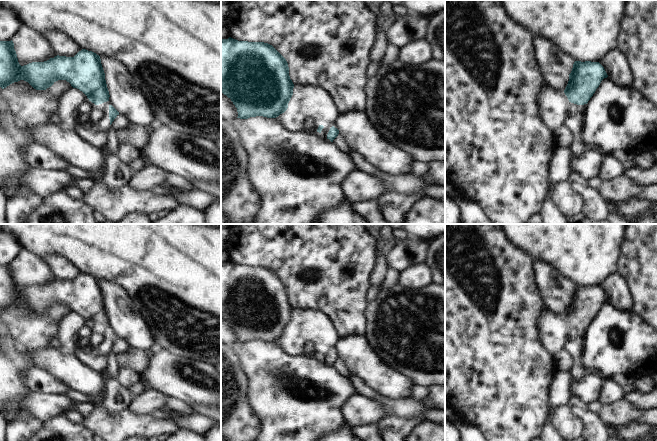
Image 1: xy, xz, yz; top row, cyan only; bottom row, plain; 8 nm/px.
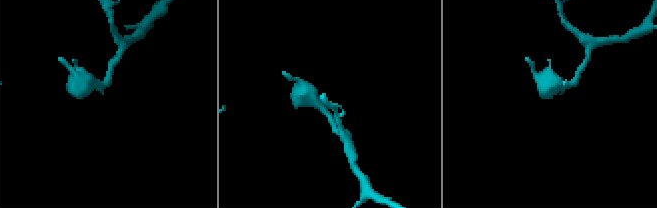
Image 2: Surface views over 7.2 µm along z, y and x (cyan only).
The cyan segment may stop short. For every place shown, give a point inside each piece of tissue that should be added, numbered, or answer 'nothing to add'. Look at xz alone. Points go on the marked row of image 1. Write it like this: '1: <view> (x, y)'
1: xz (325, 130)

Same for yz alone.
1: yz (574, 121)

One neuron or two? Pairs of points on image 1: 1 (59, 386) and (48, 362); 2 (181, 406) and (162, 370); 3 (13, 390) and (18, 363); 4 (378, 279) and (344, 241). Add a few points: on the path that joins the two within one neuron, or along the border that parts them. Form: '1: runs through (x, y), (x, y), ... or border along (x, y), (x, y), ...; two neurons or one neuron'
1: border along (37, 366), (49, 370), (71, 388); two neurons
2: border along (170, 396), (179, 398), (189, 405); two neurons
3: runs through (13, 383), (13, 370); one neuron
4: border along (376, 250), (371, 285); two neurons

